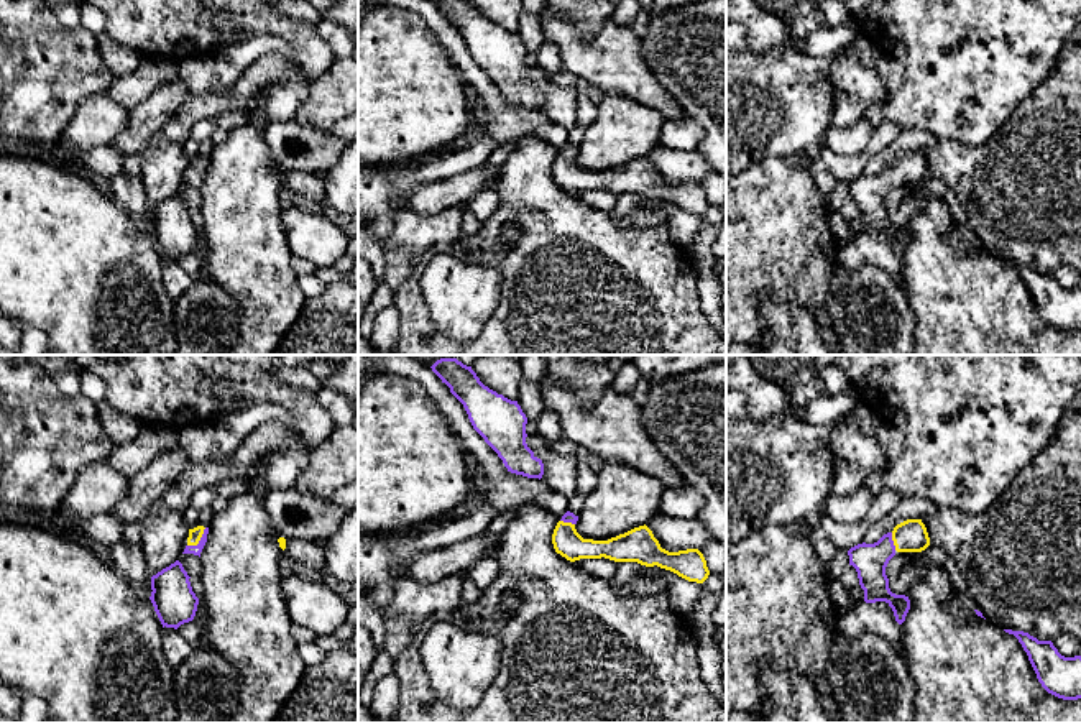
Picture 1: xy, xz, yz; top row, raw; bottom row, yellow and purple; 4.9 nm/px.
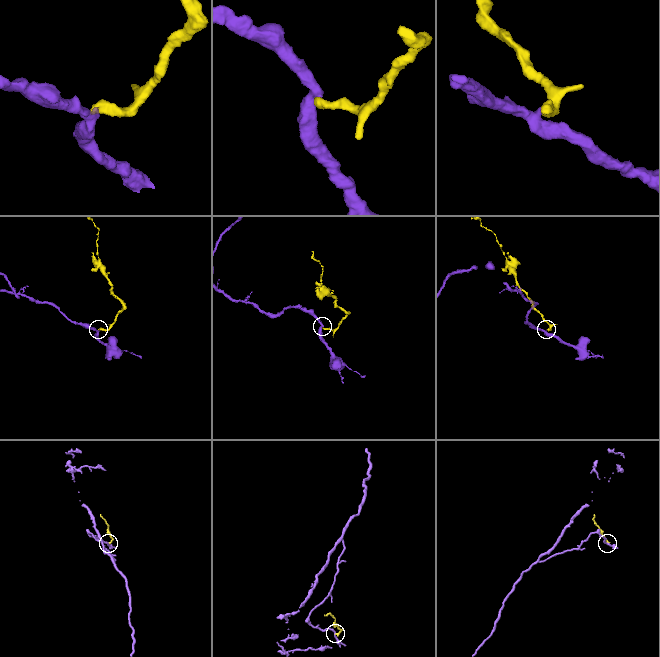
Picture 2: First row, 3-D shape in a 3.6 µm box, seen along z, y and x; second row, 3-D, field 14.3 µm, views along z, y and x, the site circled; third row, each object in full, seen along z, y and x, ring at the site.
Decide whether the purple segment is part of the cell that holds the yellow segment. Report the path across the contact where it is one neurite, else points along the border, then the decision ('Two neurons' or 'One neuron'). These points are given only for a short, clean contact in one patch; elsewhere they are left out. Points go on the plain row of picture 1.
Path across: xy (194, 166), (199, 171), (189, 181). One neuron

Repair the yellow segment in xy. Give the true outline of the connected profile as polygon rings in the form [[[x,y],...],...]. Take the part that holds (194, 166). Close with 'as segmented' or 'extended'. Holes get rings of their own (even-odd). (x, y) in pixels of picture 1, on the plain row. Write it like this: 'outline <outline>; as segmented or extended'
outline [[[197,158],[189,161],[187,177],[182,186],[194,186],[200,189],[200,184],[207,174],[209,159]]]; extended

